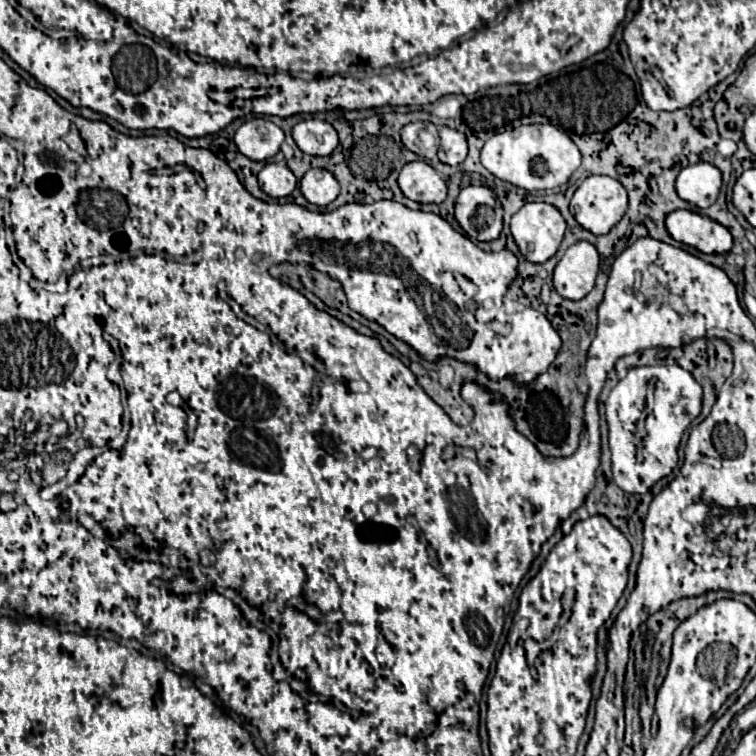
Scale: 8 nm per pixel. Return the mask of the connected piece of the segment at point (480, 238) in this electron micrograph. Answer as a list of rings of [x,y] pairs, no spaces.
[[[466,186],[456,198],[456,220],[474,242],[488,242],[502,232],[502,206],[488,186]]]

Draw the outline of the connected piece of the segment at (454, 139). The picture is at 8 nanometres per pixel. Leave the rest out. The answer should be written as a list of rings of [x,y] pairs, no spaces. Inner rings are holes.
[[[442,126],[440,128],[440,140],[442,140],[440,142],[440,150],[438,150],[440,162],[450,164],[450,166],[458,166],[468,156],[466,138],[458,130]]]

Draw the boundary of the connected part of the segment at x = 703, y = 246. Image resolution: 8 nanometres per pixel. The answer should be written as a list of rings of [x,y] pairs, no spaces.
[[[674,210],[666,216],[666,228],[674,240],[704,254],[724,254],[732,250],[732,234],[716,220],[698,212]]]

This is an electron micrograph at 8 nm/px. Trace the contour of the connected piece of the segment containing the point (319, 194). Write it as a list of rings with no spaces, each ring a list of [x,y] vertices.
[[[310,168],[300,180],[300,190],[308,202],[328,206],[340,194],[340,184],[332,172],[324,168]]]

